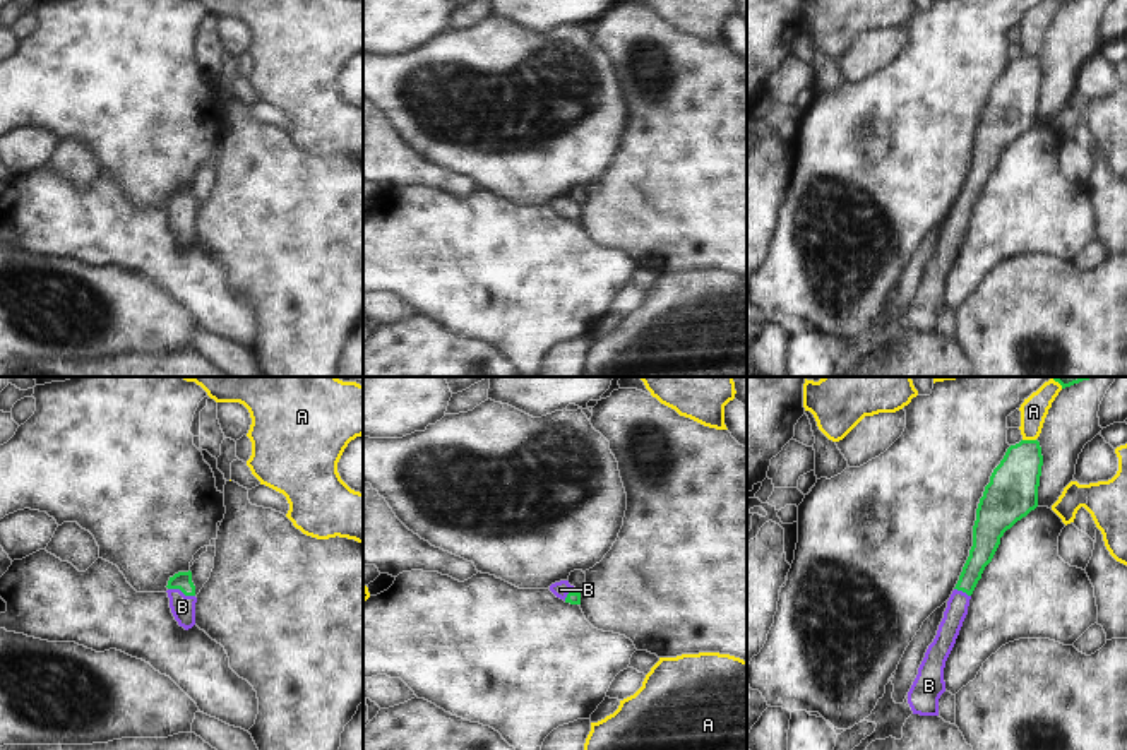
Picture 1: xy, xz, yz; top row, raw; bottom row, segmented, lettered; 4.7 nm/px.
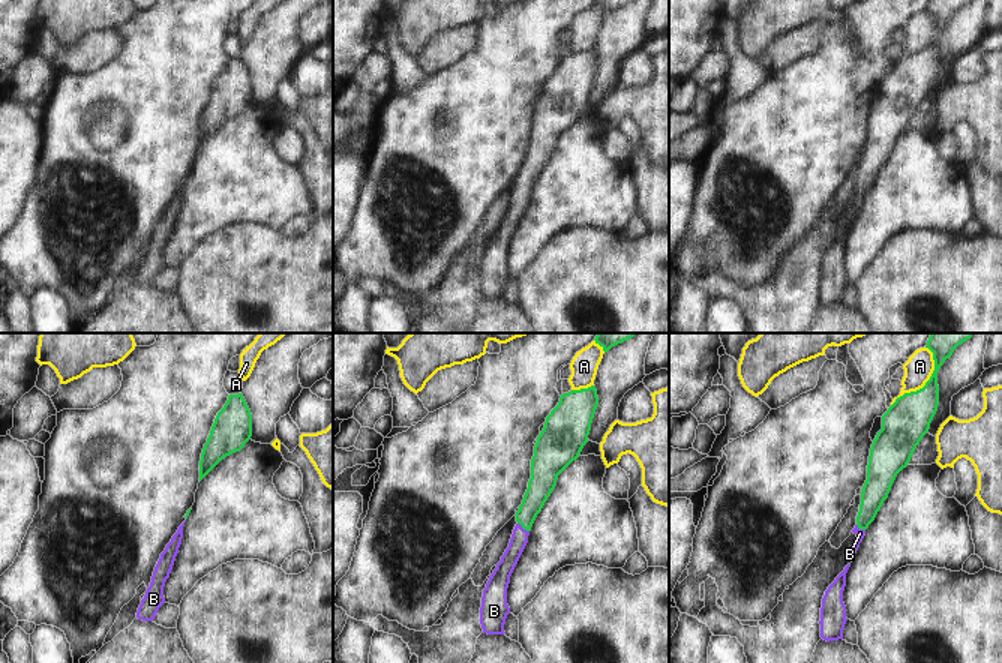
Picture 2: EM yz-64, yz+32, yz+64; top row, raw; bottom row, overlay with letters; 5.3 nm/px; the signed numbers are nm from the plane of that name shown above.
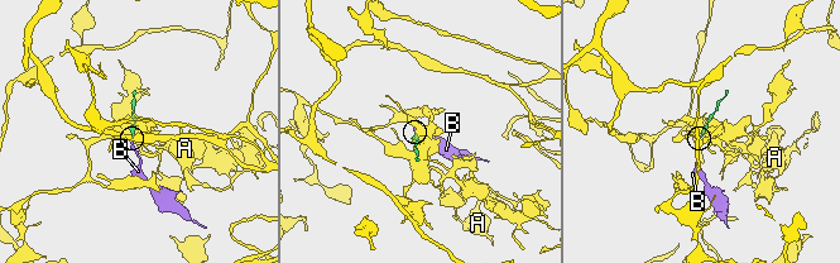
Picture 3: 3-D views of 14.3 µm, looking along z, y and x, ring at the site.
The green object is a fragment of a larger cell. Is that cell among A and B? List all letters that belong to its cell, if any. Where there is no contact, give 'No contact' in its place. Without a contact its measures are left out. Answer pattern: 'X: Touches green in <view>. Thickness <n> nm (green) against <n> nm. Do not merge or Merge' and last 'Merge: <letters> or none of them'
A: Touches green in yz. Thickness 240 nm (green) against 130 nm. Do not merge
B: Touches green in xy. Thickness 90 nm (green) against 110 nm. Merge
Merge: B.

